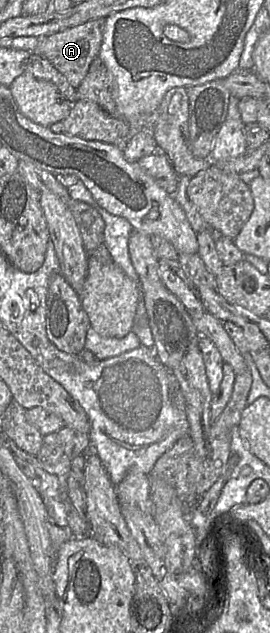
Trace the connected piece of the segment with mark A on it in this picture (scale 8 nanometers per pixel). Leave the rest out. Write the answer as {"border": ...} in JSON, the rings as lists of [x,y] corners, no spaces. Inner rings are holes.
{"border":[[[100,18],[49,36],[38,37],[40,40],[33,53],[45,57],[72,86],[78,87],[91,63],[99,56],[104,26],[105,20]]]}

